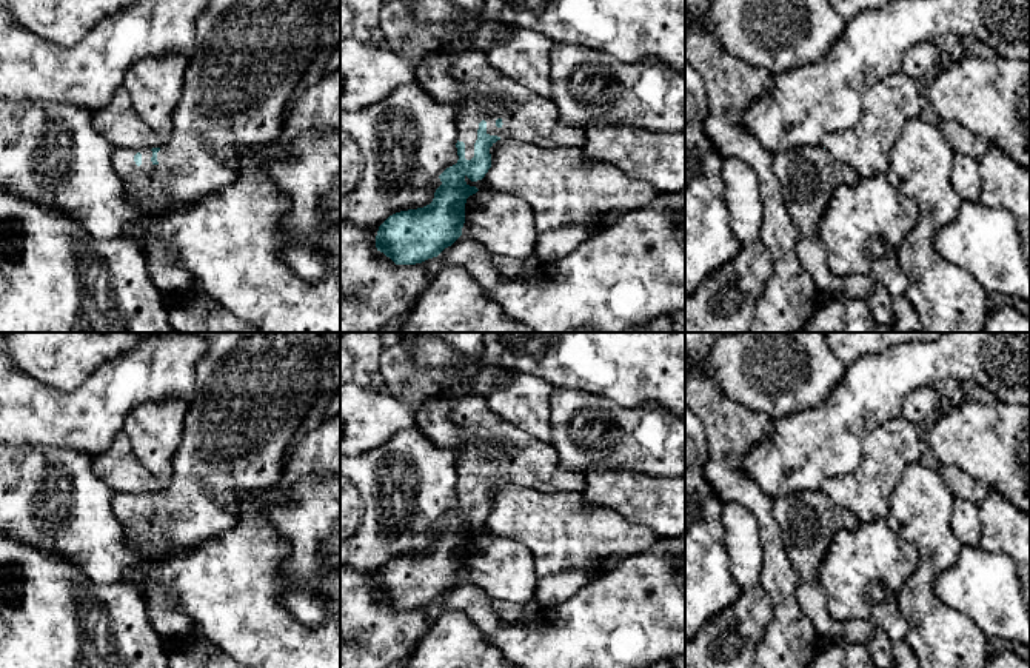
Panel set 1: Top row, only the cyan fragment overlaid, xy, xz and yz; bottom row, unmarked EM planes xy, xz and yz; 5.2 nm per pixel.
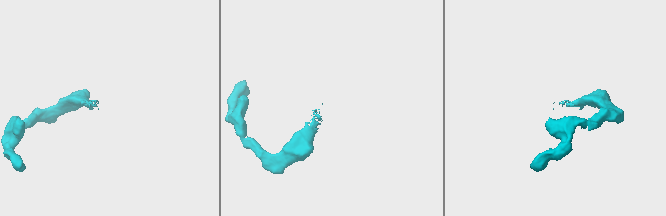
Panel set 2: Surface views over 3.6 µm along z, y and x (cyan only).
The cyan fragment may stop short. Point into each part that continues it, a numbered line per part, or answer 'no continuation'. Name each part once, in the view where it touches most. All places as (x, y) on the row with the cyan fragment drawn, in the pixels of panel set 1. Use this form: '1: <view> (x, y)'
1: xz (487, 94)

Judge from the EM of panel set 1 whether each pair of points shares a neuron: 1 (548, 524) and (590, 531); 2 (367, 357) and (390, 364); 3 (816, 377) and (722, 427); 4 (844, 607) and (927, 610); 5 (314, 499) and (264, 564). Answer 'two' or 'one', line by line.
1: one
2: two
3: two
4: two
5: two

